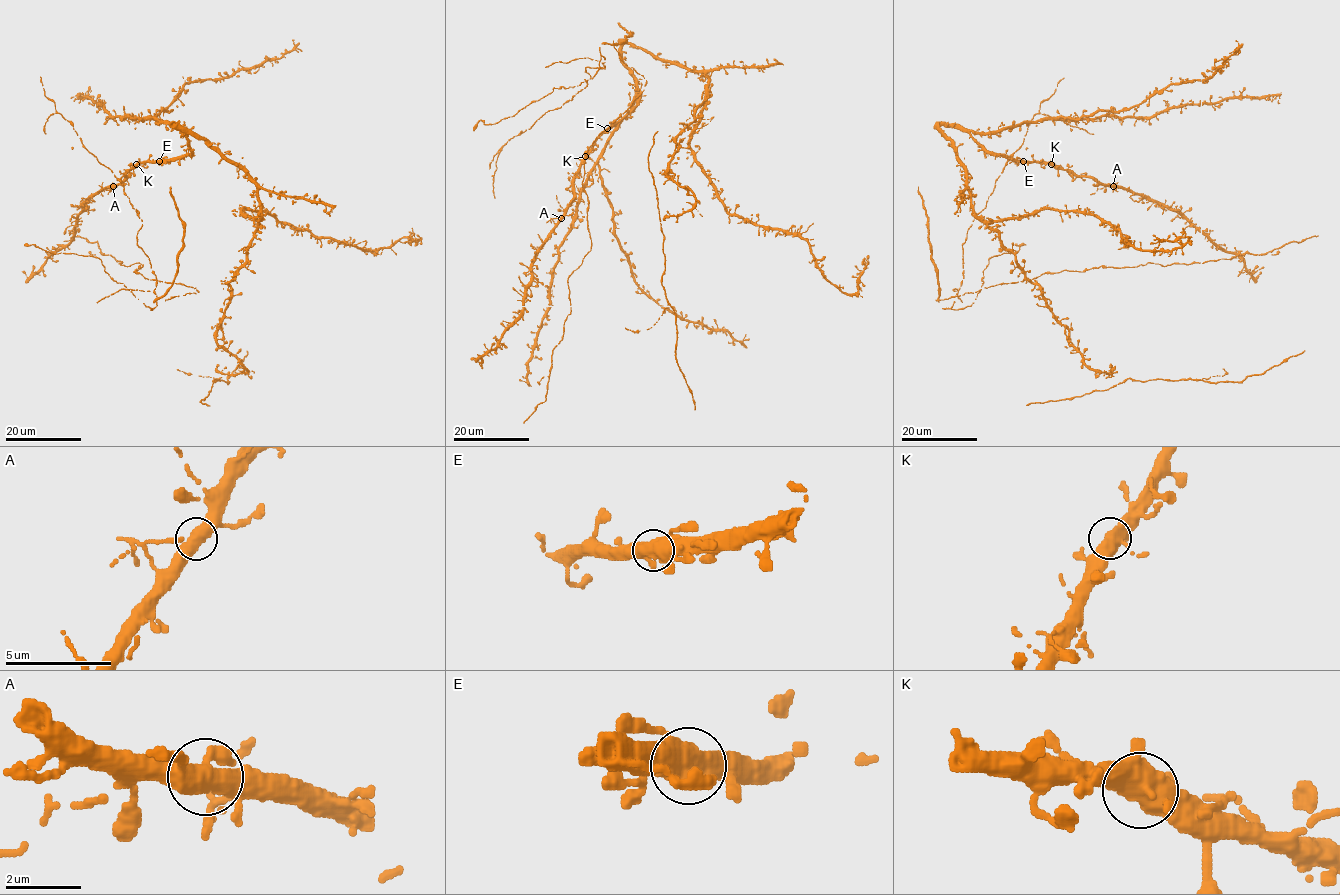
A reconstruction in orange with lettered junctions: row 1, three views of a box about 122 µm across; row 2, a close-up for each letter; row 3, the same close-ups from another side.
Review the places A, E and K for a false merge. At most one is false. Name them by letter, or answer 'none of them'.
none of them

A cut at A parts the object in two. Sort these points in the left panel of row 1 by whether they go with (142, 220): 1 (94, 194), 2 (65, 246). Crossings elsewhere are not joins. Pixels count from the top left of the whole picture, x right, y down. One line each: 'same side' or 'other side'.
1: other side
2: other side

